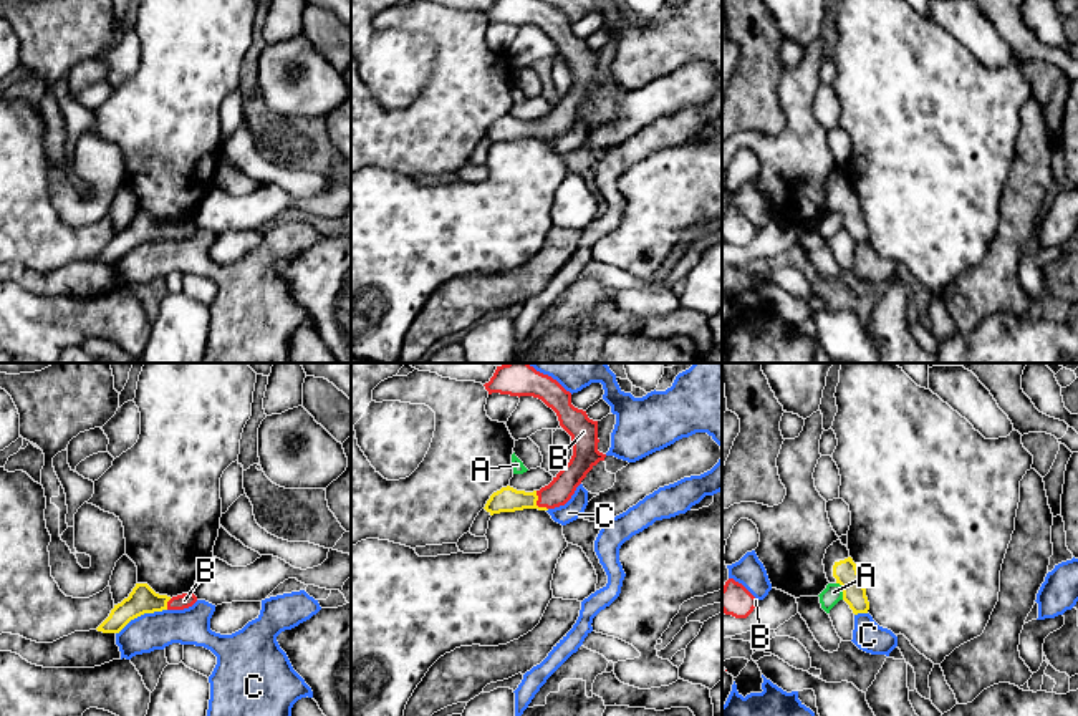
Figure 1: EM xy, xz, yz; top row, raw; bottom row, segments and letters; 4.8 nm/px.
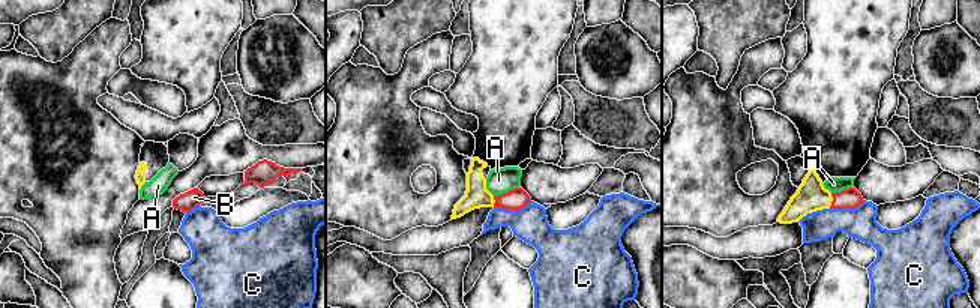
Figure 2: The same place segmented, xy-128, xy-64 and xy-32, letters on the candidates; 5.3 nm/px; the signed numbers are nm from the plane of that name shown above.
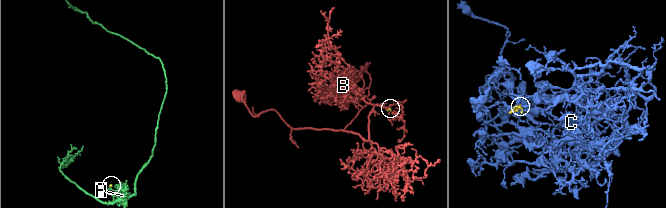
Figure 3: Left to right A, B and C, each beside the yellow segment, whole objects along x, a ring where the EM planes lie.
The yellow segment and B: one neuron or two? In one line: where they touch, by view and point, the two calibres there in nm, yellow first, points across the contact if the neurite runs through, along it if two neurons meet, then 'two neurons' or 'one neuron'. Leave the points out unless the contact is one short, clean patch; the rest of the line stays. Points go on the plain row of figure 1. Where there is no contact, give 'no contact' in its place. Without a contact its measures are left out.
contact xz (535, 131); calibres 120 and 120 nm; way xz (507, 128), (535, 131), (553, 125), (562, 116); one neuron

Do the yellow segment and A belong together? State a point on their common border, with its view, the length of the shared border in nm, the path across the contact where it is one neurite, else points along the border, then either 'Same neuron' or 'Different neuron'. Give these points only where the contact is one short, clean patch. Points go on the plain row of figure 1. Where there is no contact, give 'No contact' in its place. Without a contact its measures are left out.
Touches yellow at yz (843, 219). Shared border 90 nm. Different neuron

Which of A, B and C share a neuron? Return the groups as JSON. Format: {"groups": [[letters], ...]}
{"groups": [["A"], ["B"], ["C"]]}

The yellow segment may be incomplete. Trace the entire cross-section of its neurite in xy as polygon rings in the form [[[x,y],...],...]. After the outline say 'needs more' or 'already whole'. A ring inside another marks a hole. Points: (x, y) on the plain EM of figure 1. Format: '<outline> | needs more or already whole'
[[[136,212],[128,227],[114,234],[109,245],[96,257],[103,262],[119,262],[131,249],[162,239],[184,239],[197,230],[194,220],[177,225],[156,222],[147,212]]] | needs more

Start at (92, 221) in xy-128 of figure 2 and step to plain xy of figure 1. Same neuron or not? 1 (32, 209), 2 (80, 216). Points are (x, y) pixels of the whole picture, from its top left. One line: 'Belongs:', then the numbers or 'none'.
Belongs: 1

